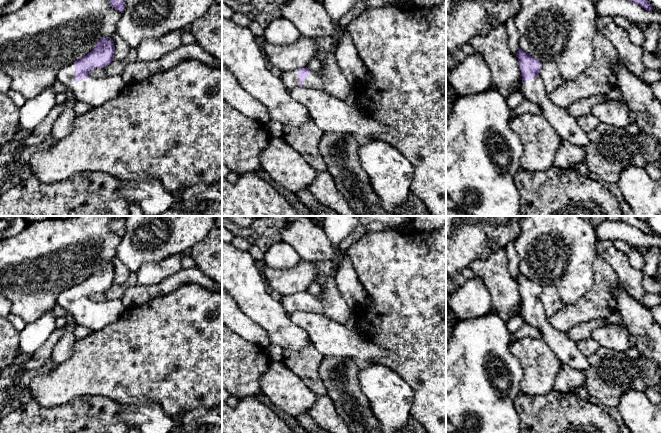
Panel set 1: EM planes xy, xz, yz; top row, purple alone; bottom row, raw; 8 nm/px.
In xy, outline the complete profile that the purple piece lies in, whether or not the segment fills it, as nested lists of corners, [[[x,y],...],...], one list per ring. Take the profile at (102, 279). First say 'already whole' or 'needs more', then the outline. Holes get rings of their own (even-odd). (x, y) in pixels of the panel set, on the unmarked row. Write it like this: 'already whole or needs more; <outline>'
needs more; [[[101,262],[95,272],[74,287],[63,290],[57,304],[70,312],[76,324],[98,331],[116,322],[126,311],[120,299],[90,300],[90,295],[105,292],[114,284],[114,265]]]

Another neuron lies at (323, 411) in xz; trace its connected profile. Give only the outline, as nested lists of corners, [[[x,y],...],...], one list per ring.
[[[317,395],[308,411],[314,421],[330,433],[351,433],[336,411],[334,402],[327,395]]]

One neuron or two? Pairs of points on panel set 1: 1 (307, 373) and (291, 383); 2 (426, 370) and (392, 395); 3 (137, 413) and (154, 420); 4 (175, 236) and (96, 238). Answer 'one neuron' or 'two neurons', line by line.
1: two neurons
2: two neurons
3: one neuron
4: two neurons

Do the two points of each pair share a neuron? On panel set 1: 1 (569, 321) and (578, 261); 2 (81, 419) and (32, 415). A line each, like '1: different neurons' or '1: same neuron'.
1: different neurons
2: same neuron

